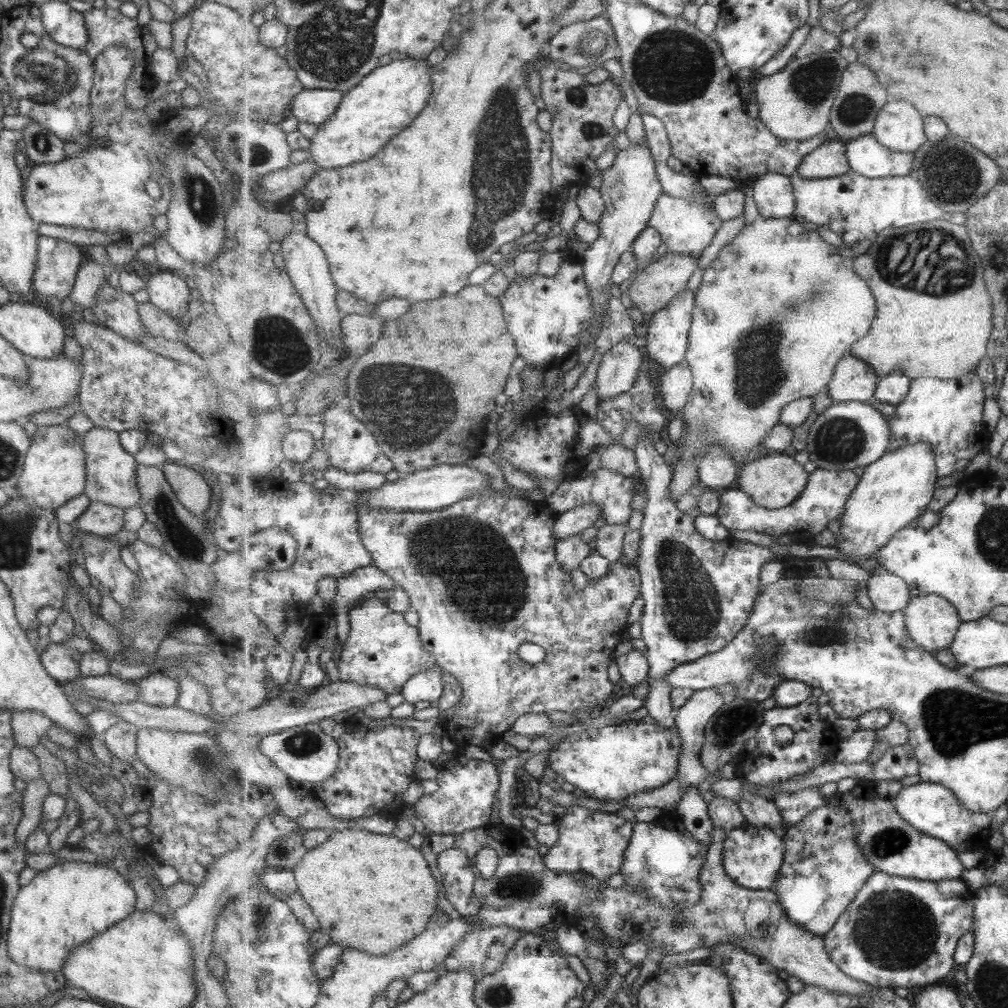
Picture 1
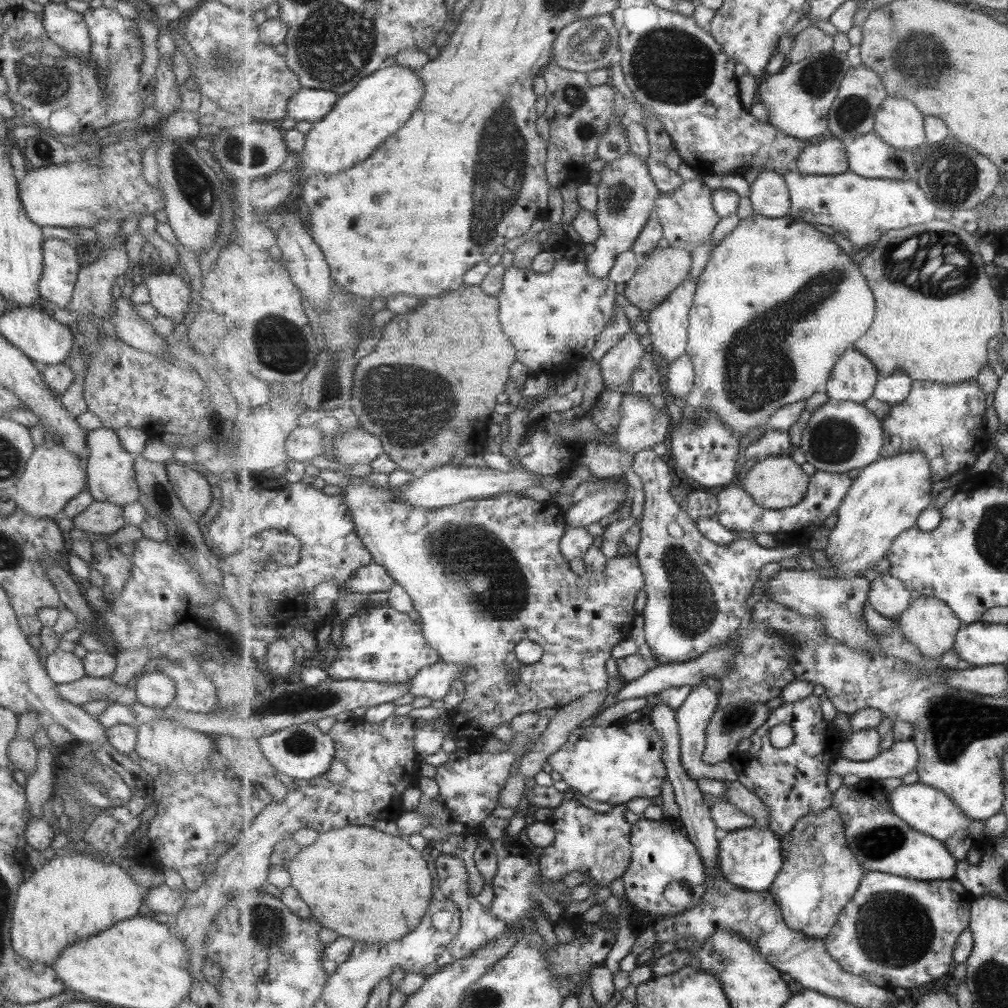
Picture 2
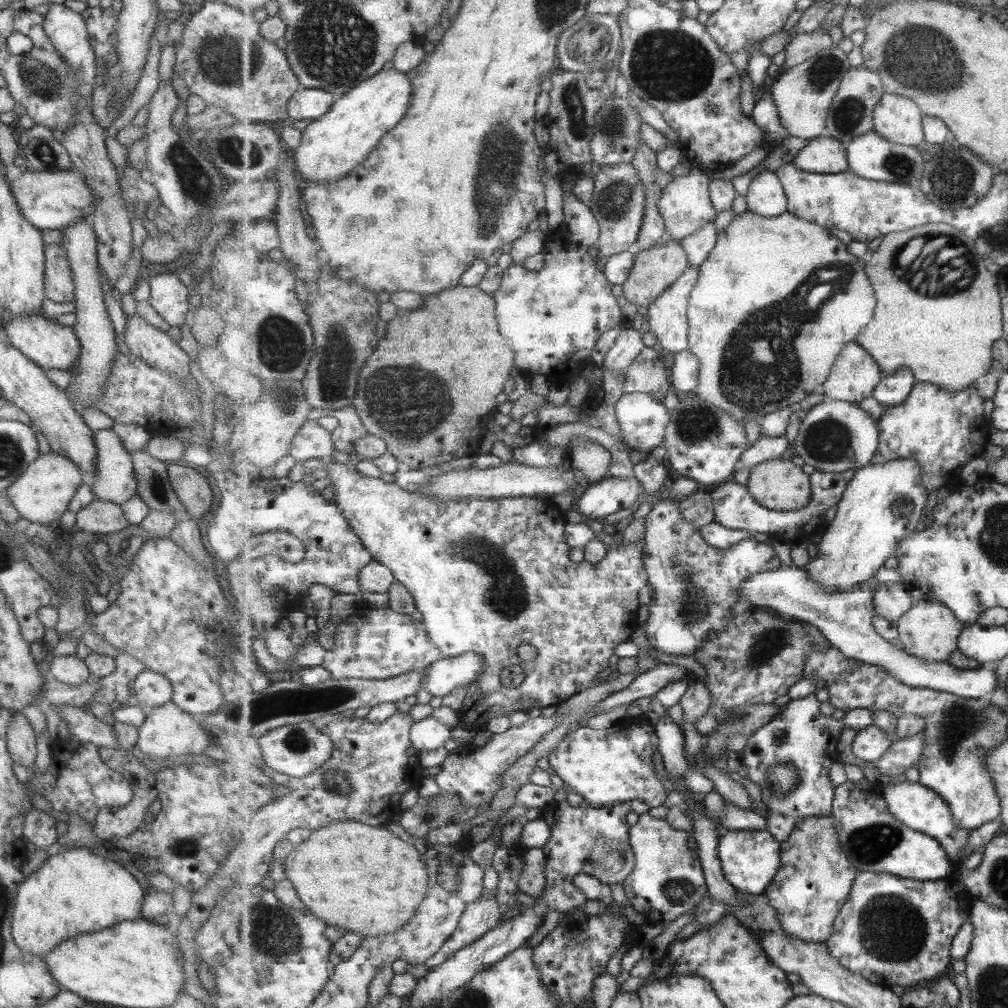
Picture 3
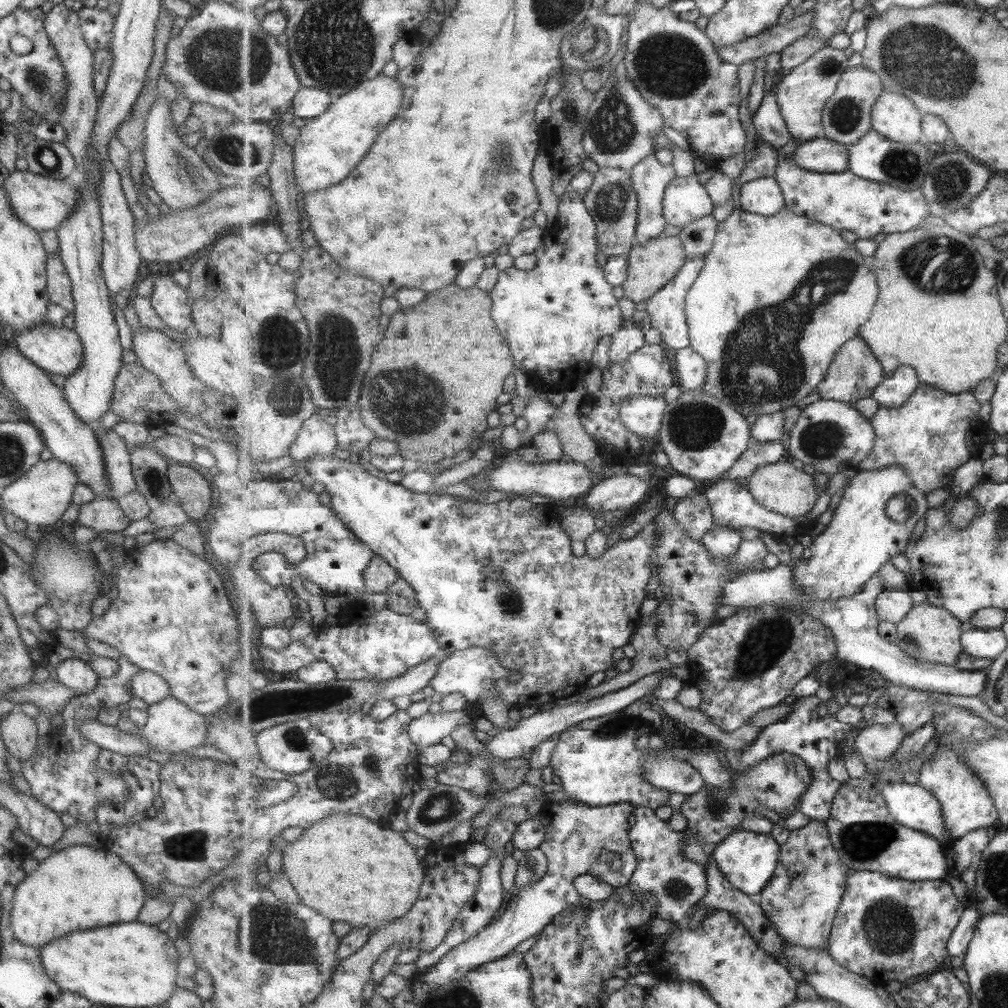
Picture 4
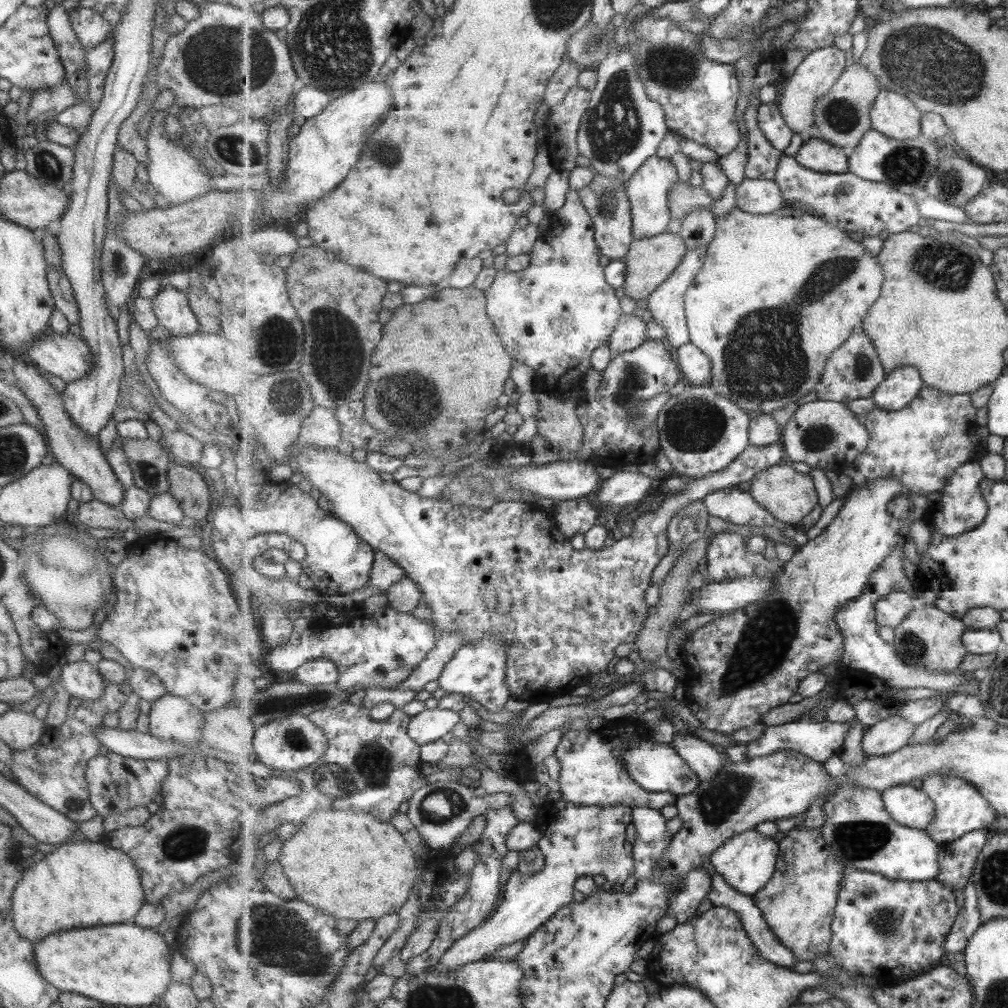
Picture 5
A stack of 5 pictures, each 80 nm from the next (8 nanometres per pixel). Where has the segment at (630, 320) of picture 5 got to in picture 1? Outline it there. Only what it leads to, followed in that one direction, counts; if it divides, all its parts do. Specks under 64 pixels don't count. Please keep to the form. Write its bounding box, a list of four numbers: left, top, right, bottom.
[596,340,644,402]

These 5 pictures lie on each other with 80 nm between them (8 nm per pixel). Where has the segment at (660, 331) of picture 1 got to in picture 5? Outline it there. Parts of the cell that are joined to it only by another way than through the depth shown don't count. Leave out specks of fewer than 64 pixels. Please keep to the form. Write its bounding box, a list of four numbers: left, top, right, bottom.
[647,246,707,349]

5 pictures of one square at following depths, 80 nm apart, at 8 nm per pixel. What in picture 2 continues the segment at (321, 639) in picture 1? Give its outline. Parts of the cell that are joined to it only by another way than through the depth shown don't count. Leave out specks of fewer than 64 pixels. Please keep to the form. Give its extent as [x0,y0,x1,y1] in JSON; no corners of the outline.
[341,562,396,594]

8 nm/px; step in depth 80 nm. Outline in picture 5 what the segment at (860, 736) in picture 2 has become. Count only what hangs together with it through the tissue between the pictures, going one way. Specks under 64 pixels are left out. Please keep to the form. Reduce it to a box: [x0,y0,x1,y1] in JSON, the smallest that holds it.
[862,714,916,756]

